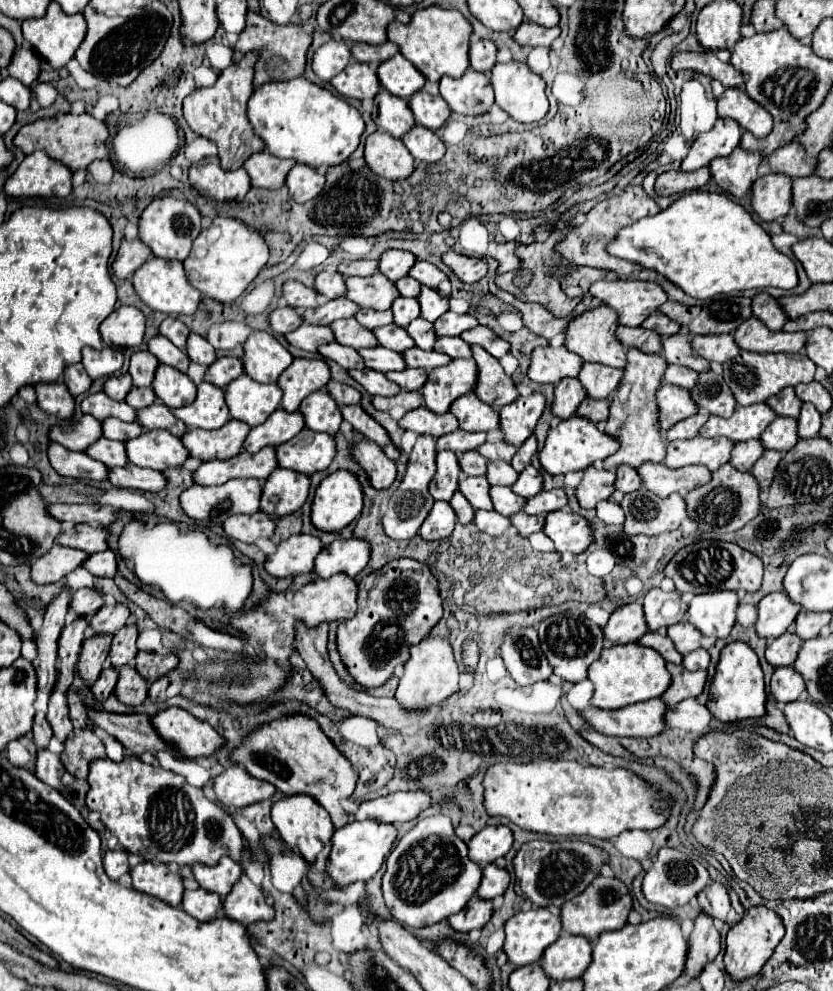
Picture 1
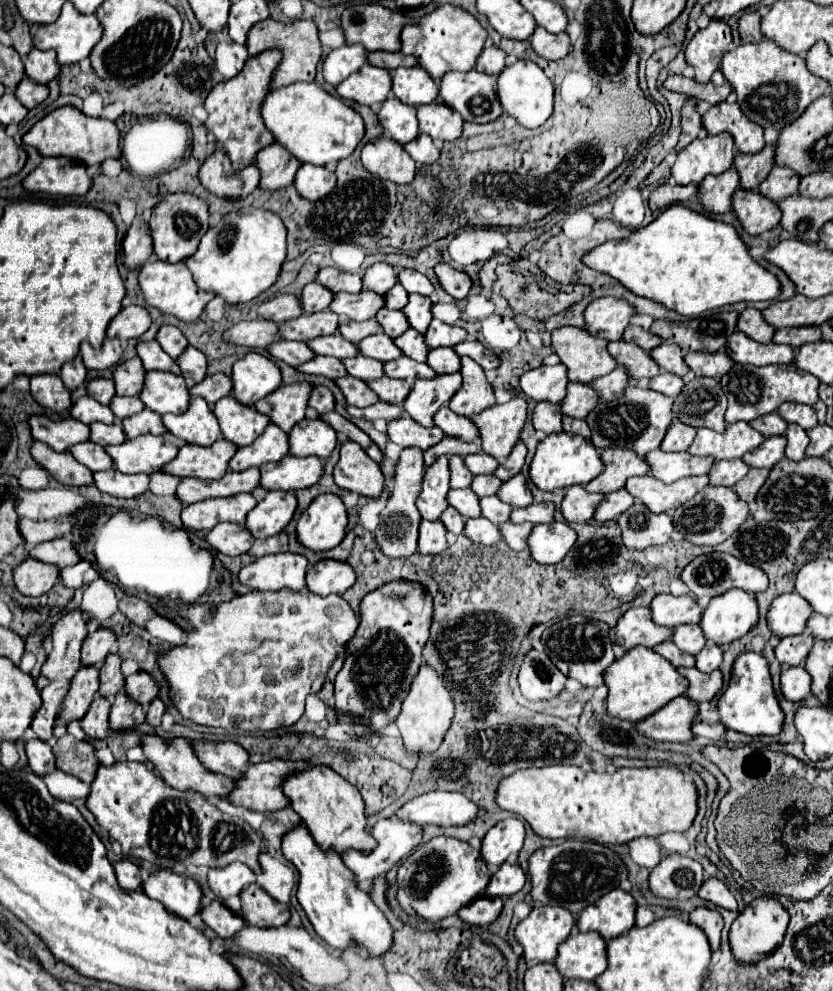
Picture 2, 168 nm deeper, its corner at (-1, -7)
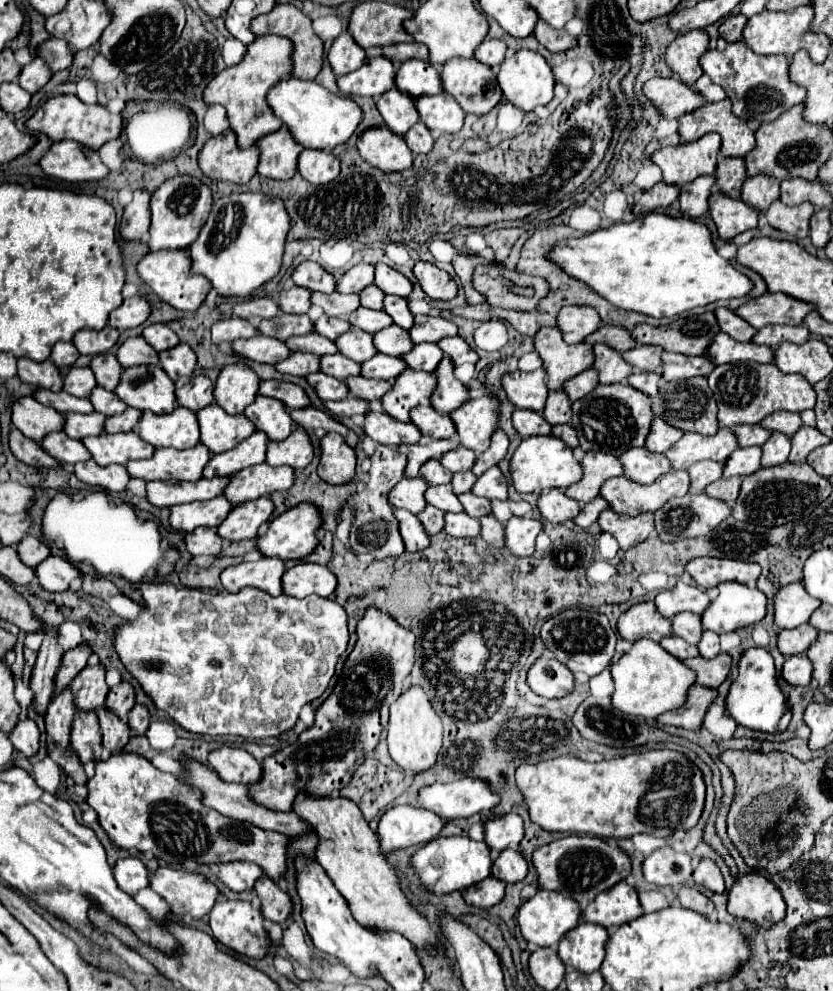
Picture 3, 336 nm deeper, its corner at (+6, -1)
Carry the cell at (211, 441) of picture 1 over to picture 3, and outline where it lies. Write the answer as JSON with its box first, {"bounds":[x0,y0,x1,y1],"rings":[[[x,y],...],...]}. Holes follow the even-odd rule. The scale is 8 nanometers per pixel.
{"bounds":[127,444,211,482],"rings":[[[197,444],[187,450],[157,448],[149,460],[131,460],[127,472],[131,478],[143,480],[181,480],[193,482],[203,476],[203,468],[211,458],[205,444]]]}

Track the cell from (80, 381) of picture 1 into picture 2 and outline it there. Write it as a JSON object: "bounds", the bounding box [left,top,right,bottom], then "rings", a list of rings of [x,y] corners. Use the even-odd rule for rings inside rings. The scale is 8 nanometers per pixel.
{"bounds":[60,356,86,390],"rings":[[[76,356],[72,362],[66,362],[66,364],[60,368],[60,378],[62,378],[62,382],[66,384],[68,390],[78,388],[78,386],[86,380],[86,368],[84,368],[84,364],[82,364],[82,358]]]}

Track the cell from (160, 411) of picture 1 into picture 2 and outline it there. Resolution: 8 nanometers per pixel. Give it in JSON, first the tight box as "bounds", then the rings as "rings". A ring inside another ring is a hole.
{"bounds":[122,410,166,438],"rings":[[[142,410],[140,414],[124,418],[122,428],[128,438],[136,438],[142,434],[166,434],[166,428],[162,426],[162,416],[152,410]]]}

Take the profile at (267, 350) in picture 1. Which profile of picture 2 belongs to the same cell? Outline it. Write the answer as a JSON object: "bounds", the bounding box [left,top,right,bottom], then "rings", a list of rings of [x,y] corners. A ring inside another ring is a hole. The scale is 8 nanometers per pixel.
{"bounds":[230,352,282,406],"rings":[[[250,352],[242,360],[236,360],[230,378],[232,394],[244,406],[254,406],[254,402],[272,394],[282,382],[276,364],[256,352]]]}

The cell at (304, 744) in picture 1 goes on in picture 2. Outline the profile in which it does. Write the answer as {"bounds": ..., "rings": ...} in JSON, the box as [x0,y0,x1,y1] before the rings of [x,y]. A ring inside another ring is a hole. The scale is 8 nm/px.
{"bounds":[284,766,376,856],"rings":[[[312,766],[310,770],[292,774],[284,782],[284,794],[292,800],[292,808],[300,814],[308,832],[324,852],[334,850],[342,856],[348,850],[360,850],[362,854],[370,854],[374,850],[376,840],[368,834],[364,802],[358,790],[328,766]]]}

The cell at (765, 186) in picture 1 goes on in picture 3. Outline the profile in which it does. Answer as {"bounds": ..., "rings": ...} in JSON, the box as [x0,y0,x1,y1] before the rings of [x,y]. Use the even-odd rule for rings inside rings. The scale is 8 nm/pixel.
{"bounds":[709,190,759,240],"rings":[[[715,190],[709,196],[709,214],[713,216],[719,236],[729,240],[735,238],[739,232],[749,228],[757,228],[759,210],[745,204],[741,198],[729,198],[721,190]]]}

